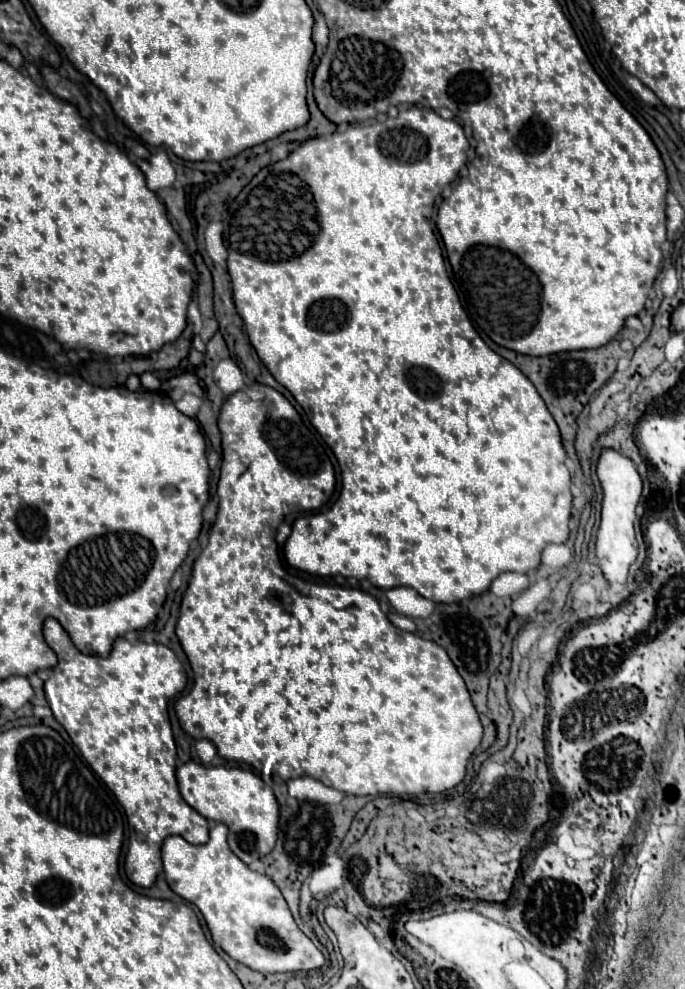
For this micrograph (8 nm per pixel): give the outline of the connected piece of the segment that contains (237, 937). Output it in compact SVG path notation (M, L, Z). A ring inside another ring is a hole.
M217 823L211 827L209 841L205 845L191 845L179 835L171 835L163 841L161 849L163 857L163 871L165 879L173 893L183 897L185 901L199 907L199 911L205 917L205 923L211 931L211 939L235 961L261 971L261 973L283 973L283 971L309 971L317 969L325 963L325 957L321 951L313 945L313 941L297 927L297 923L291 917L291 911L277 889L277 885L261 873L251 871L227 845L227 827L223 823Z

